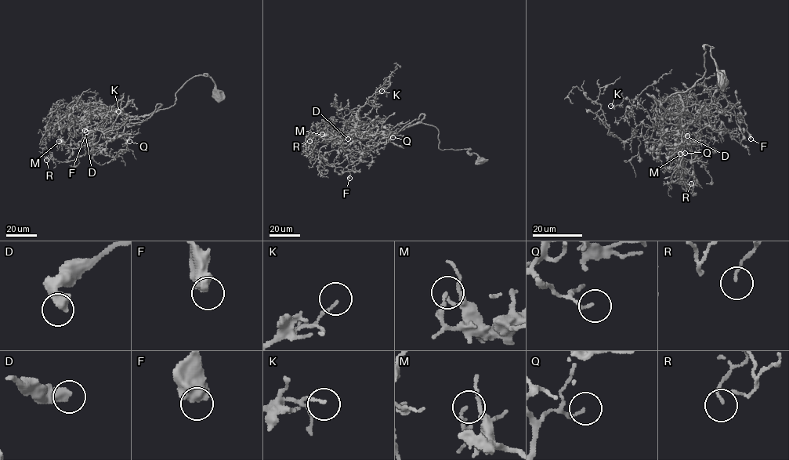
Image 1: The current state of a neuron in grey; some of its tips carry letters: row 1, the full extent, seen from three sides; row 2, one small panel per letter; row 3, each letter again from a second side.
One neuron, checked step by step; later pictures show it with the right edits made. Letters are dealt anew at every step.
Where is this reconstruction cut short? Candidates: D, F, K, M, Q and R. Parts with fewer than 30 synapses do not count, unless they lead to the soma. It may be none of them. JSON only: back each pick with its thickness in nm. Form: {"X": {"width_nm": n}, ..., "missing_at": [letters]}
{"missing_at": []}

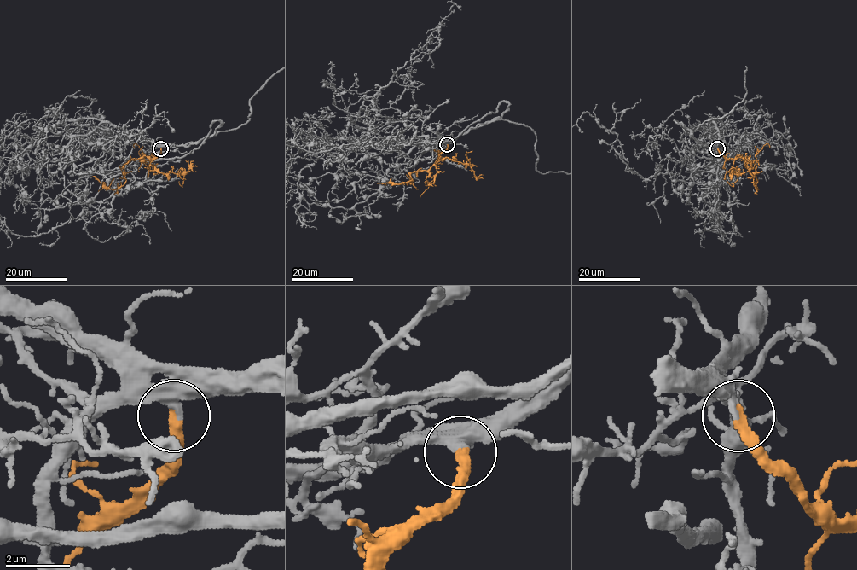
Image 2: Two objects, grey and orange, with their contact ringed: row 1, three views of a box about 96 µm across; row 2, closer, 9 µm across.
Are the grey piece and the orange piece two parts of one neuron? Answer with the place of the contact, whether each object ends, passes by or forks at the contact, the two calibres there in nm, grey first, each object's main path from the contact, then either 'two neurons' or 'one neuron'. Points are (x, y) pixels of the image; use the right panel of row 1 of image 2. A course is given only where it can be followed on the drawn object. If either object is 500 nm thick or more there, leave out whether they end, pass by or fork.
(717, 148) | grey ends | orange ends | 380/360 nm | orange via (718, 149), (725, 157), (743, 158), (754, 176), (756, 189), (756, 177) | one neuron

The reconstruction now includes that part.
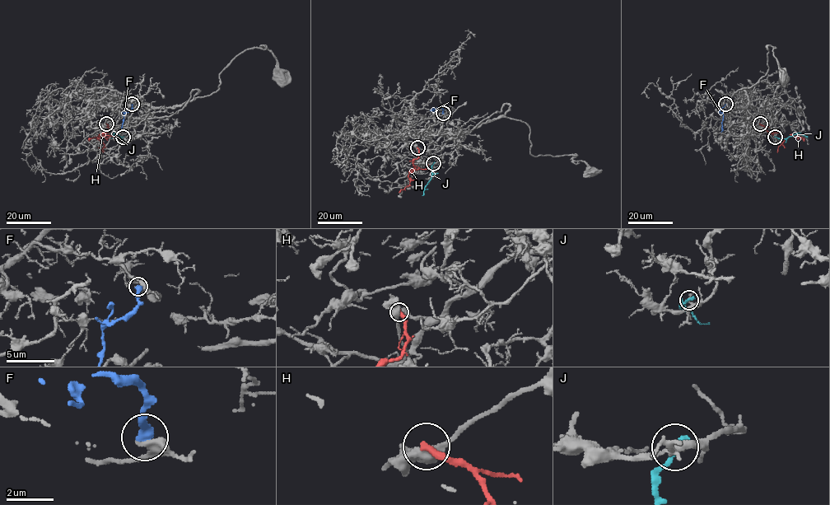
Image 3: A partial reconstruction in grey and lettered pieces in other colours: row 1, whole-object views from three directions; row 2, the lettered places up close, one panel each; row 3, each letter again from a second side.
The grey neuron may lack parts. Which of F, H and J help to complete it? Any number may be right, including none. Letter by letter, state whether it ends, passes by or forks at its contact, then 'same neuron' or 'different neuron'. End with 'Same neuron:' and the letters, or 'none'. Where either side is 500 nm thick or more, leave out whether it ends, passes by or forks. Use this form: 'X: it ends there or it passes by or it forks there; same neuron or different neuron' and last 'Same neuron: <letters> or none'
F: it ends there; different neuron
H: different neuron
J: it ends there; different neuron
Same neuron: none

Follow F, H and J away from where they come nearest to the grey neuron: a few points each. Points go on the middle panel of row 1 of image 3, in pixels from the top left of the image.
F: (442, 113), (442, 109), (431, 109)
H: (417, 147), (419, 156), (413, 161), (414, 167), (409, 171), (409, 184), (398, 192)
J: (433, 163), (431, 180), (421, 195)

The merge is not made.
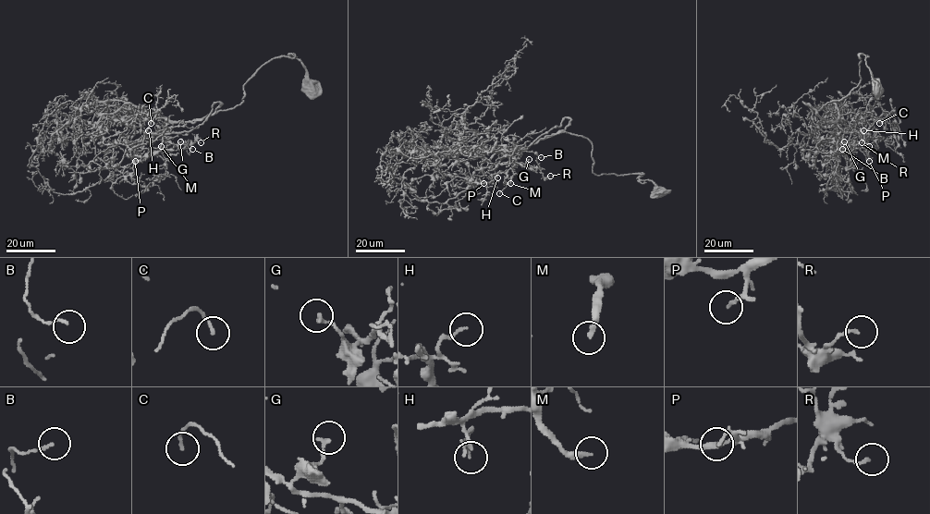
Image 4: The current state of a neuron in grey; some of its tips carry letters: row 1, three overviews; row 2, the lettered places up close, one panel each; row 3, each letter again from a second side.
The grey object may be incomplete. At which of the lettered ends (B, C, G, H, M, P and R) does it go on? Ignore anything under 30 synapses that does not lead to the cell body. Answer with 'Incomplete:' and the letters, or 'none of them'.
Incomplete: M, P

